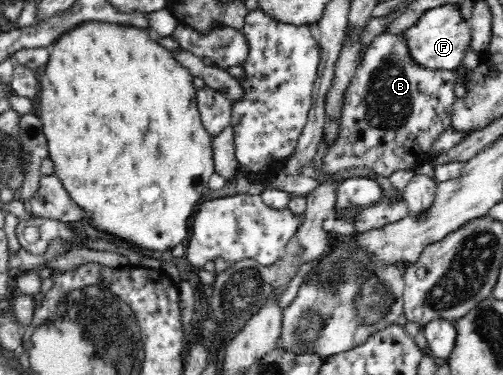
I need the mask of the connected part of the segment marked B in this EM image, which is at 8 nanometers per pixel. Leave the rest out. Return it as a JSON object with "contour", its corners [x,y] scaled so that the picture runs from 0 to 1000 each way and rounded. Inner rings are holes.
{"contour":[[[761,83],[728,125],[702,216],[692,227],[686,280],[676,312],[676,363],[642,419],[642,461],[650,472],[670,461],[694,461],[698,445],[732,445],[744,467],[773,472],[789,451],[821,453],[847,427],[855,387],[899,333],[905,285],[905,229],[917,216],[911,189],[849,184],[833,173],[817,147],[809,117],[809,83],[781,91]]]}

